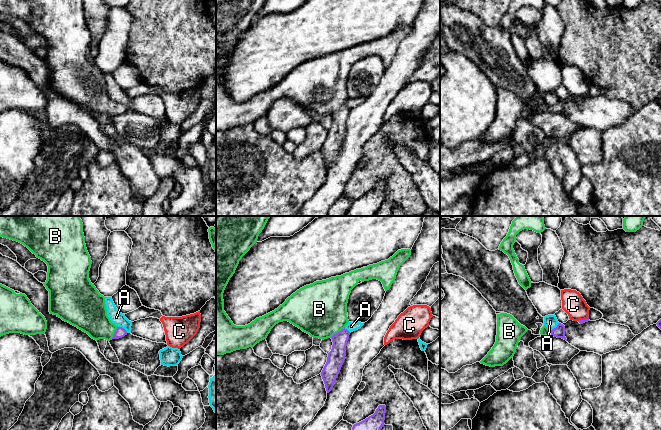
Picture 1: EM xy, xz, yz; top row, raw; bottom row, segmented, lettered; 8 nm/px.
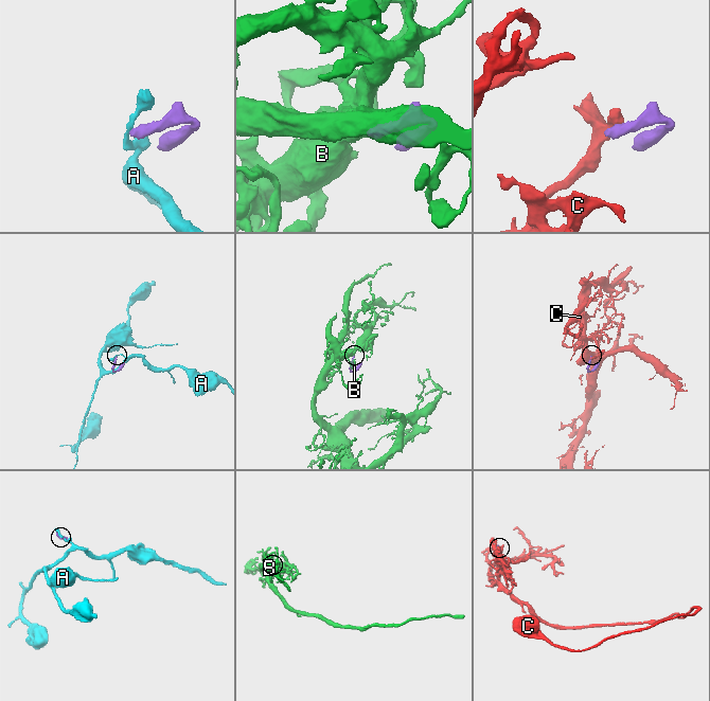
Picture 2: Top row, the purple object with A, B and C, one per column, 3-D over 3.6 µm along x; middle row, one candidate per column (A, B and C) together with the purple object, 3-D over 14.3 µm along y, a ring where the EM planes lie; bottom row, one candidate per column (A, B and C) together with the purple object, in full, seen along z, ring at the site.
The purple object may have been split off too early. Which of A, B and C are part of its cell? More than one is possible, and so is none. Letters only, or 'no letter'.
B

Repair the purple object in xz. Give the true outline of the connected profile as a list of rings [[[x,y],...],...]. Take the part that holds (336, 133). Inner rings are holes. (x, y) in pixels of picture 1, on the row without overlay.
[[[216,0],[216,131],[224,131],[236,126],[254,123],[267,114],[271,105],[279,98],[288,97],[309,110],[313,114],[331,114],[333,121],[328,129],[327,138],[321,148],[327,169],[336,157],[346,132],[346,122],[350,108],[345,104],[349,96],[347,93],[347,79],[351,66],[358,61],[358,57],[377,55],[382,58],[385,67],[389,66],[396,55],[400,42],[410,33],[410,25],[398,26],[388,36],[365,44],[356,45],[341,52],[316,57],[306,61],[280,81],[274,87],[256,94],[245,102],[236,102],[224,87],[223,69],[242,33],[257,18],[259,10],[266,0]]]

